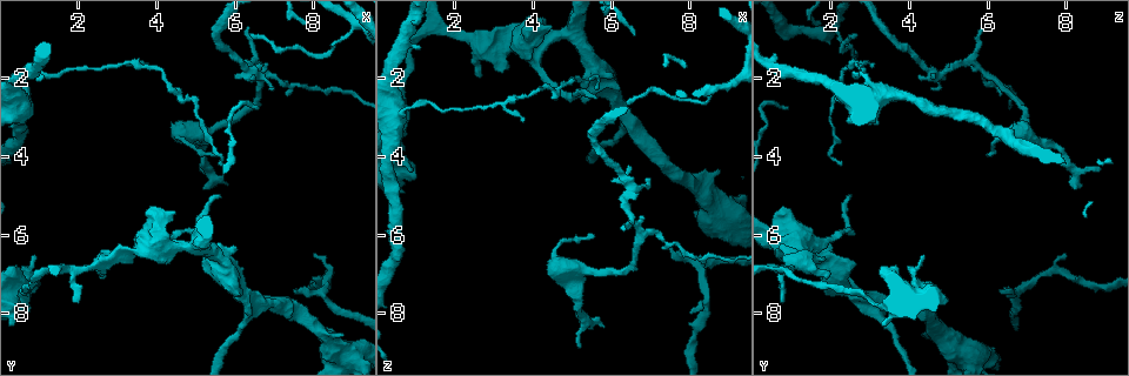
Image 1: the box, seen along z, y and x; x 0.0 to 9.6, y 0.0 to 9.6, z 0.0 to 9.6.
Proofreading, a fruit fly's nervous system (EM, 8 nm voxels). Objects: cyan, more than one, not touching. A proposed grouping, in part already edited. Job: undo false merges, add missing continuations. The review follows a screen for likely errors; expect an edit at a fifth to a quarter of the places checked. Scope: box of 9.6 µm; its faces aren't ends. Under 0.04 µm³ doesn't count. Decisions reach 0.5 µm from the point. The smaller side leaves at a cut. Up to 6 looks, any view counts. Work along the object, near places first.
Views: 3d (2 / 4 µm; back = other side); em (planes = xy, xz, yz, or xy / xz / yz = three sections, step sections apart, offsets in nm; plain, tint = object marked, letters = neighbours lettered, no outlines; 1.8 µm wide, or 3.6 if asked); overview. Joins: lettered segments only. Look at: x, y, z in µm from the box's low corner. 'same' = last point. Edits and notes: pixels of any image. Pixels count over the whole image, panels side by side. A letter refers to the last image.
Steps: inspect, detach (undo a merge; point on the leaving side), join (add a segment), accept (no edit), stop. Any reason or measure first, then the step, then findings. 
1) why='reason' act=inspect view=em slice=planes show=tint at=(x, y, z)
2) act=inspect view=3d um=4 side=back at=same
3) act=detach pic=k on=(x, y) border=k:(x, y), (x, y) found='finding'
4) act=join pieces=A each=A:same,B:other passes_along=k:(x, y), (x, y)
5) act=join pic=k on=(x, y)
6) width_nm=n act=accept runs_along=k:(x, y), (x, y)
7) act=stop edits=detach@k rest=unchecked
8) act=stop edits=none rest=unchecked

act=inspect view=em slice=planes show=letters at=(7.50, 7.40, 6.35)

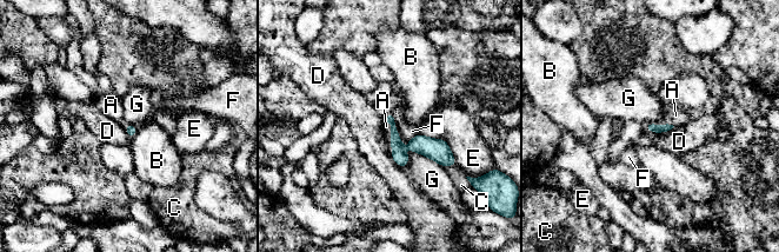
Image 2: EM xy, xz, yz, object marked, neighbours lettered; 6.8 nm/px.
act=join pieces=A each=A:same,B:other,C:other,D:other,E:other,F:other,G:other passes_along=2:(399, 156), (390, 138), (386, 126) found='it goes on there'

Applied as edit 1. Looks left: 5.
why='redraw' act=inspect view=overview

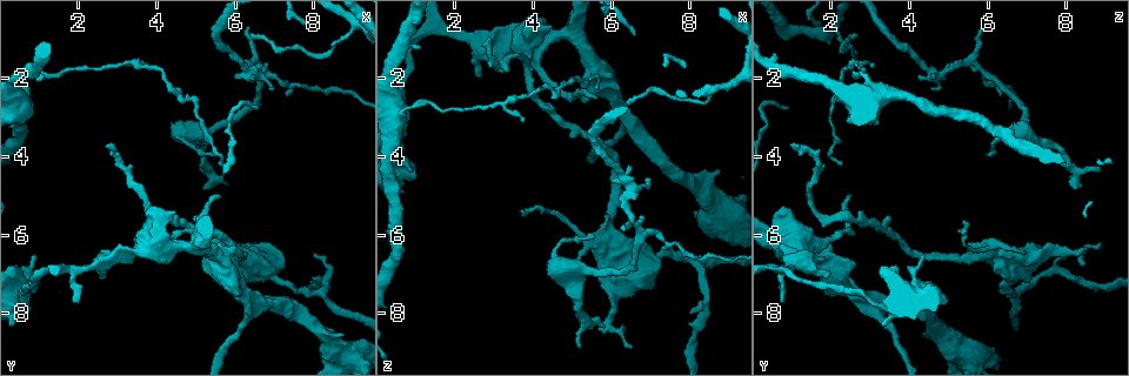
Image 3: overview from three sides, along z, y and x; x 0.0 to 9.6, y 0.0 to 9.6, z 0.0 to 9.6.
why='thick end' act=inspect view=3d um=4 at=(8.75, 8.55, 4.35)

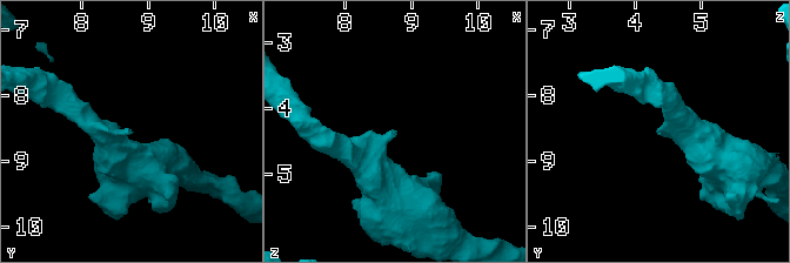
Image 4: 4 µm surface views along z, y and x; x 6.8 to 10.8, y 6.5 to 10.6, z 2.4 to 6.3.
act=inspect view=em slice=planes show=tint at=(8.80, 8.55, 4.35)

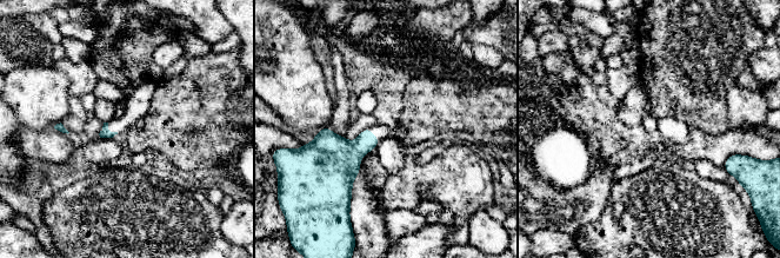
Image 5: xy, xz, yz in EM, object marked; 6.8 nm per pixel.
why='what lies round it' act=inspect view=em slice=planes show=letters at=same

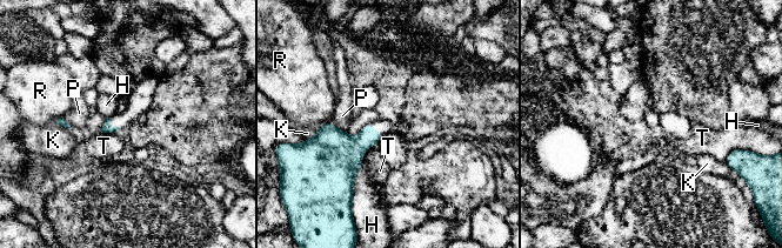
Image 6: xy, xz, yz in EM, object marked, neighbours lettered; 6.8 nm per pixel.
act=accept each=H:other,K:other,P:other,R:other,T:other found='no lettered segment goes on from it'

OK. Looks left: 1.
act=stop edits=join@2 rest=unchecked

